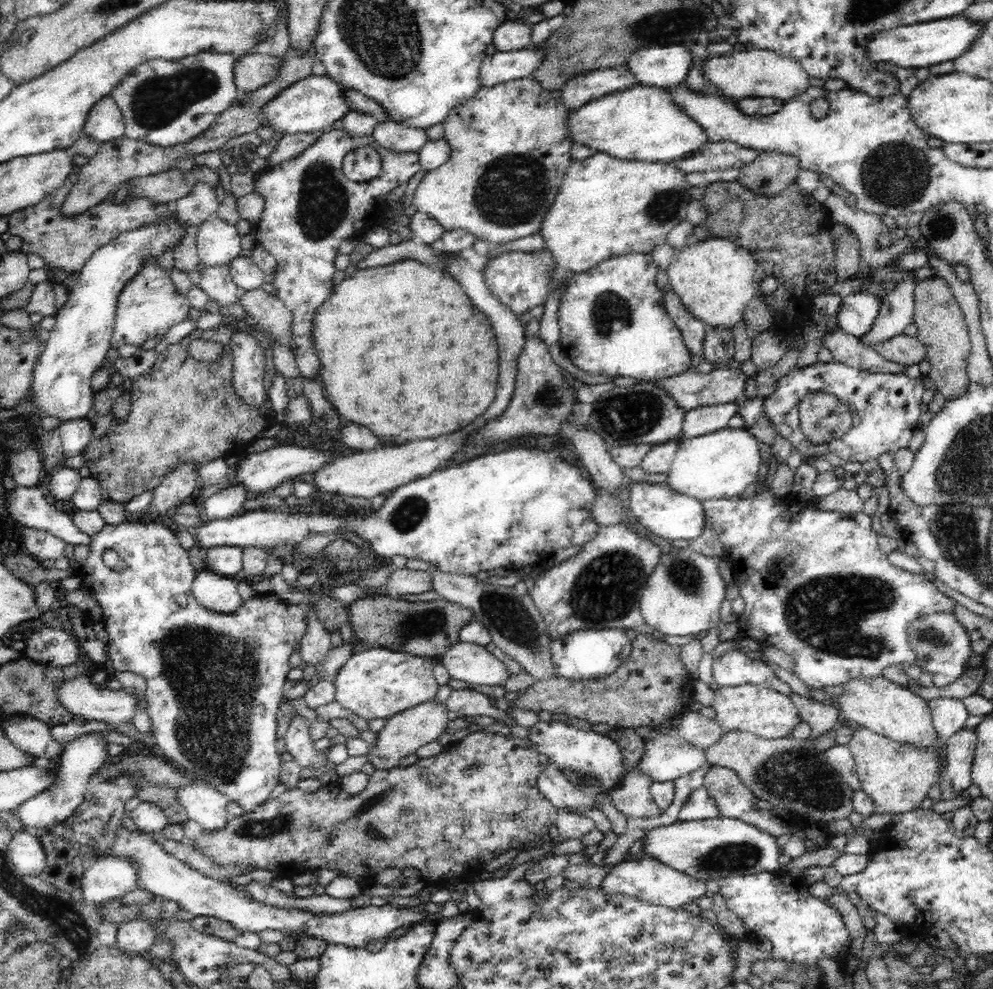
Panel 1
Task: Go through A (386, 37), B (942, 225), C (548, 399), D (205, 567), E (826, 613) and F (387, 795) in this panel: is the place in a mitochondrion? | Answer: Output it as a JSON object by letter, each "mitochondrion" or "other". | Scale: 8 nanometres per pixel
{"A":"mitochondrion","B":"mitochondrion","C":"mitochondrion","D":"other","E":"mitochondrion","F":"mitochondrion"}

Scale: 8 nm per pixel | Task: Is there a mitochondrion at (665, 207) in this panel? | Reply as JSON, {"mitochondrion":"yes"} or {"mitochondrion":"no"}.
{"mitochondrion":"yes"}

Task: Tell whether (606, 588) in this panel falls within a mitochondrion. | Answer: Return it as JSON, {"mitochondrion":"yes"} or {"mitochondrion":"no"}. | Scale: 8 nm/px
{"mitochondrion":"yes"}

